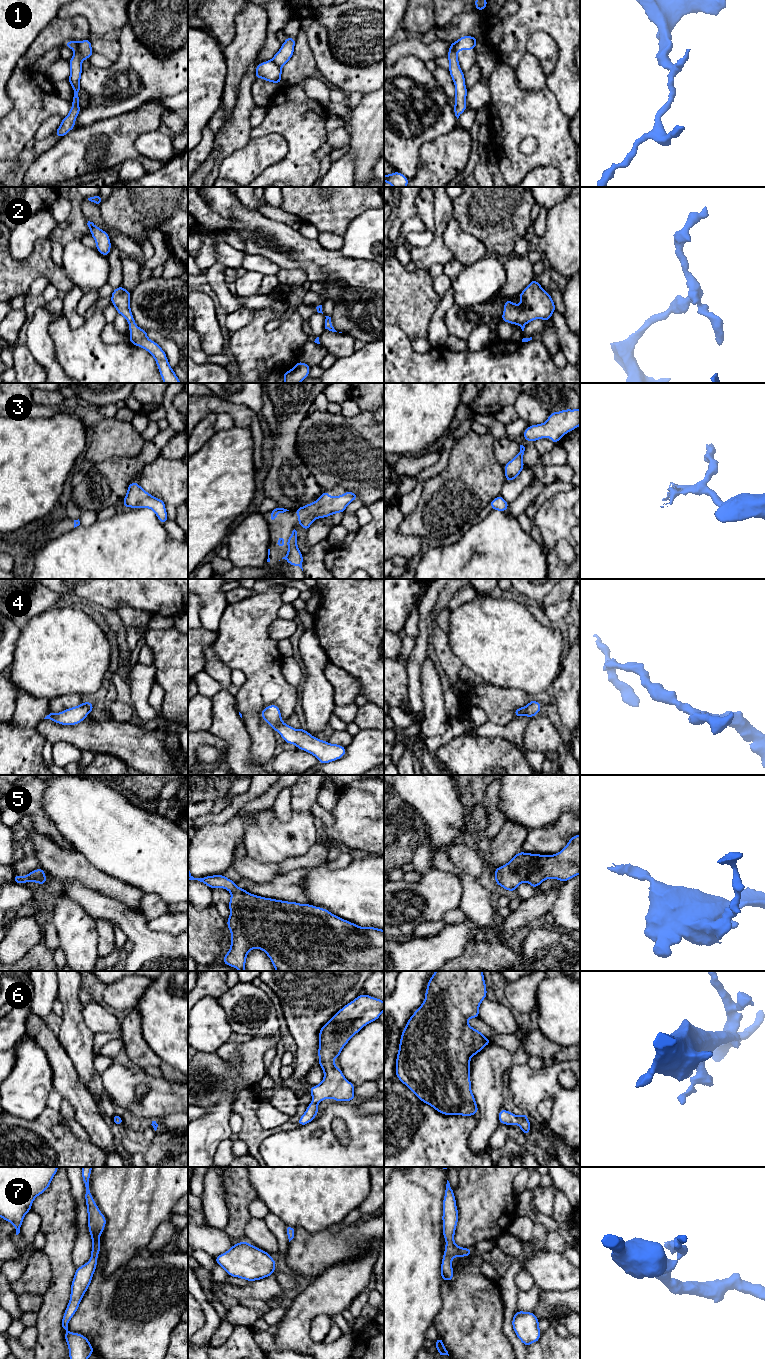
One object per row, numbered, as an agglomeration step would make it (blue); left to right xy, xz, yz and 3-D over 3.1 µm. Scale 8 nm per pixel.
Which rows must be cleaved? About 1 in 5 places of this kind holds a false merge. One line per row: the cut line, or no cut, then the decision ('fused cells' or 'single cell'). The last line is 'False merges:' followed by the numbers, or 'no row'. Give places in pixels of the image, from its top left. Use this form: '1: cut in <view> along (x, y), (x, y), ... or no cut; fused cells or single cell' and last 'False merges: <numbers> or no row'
1: cut in xz along (270, 60), (281, 67); fused cells
2: no cut; single cell
3: no cut; single cell
4: no cut; single cell
5: no cut; single cell
6: no cut; single cell
7: no cut; single cell
False merges: 1

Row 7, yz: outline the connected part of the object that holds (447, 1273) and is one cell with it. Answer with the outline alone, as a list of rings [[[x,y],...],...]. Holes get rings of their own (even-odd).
[[[447,1180],[445,1188],[445,1196],[443,1199],[443,1237],[446,1241],[444,1256],[441,1263],[441,1280],[452,1281],[453,1267],[451,1261],[455,1257],[468,1257],[472,1253],[472,1249],[462,1248],[455,1244],[454,1235],[458,1223],[458,1209],[454,1191]]]

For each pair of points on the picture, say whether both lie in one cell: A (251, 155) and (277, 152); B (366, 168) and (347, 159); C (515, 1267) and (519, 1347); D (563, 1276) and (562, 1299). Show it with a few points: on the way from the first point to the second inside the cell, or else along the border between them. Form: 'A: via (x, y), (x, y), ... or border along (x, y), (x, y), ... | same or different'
A: via (257, 156), (261, 152), (271, 152) | same
B: border along (347, 151), (353, 157), (354, 176) | different
C: via (509, 1287), (508, 1327) | same
D: border along (541, 1289), (569, 1290) | different

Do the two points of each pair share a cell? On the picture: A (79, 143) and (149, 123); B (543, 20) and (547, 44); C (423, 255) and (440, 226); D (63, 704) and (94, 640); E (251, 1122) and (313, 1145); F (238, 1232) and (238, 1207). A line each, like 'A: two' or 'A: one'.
A: one
B: two
C: one
D: two
E: two
F: one

